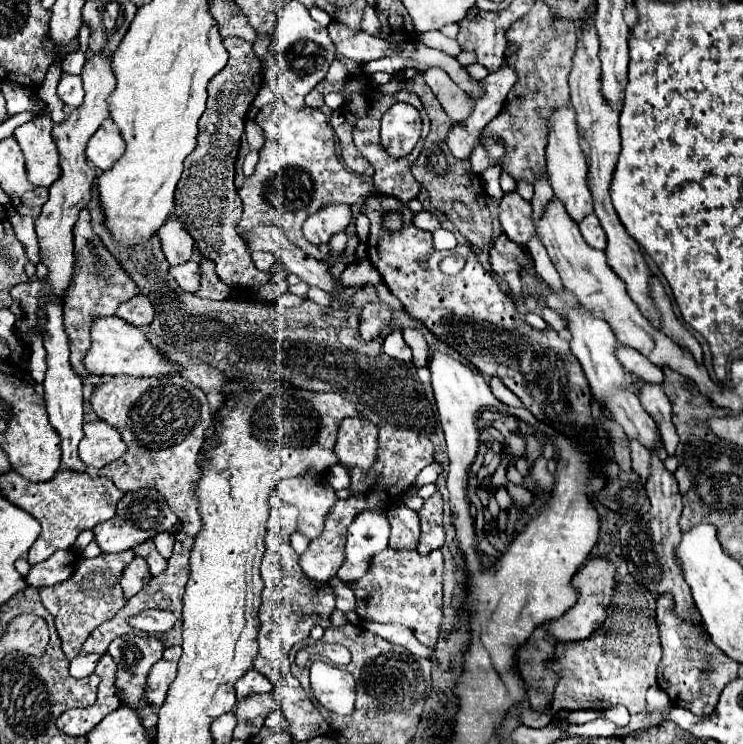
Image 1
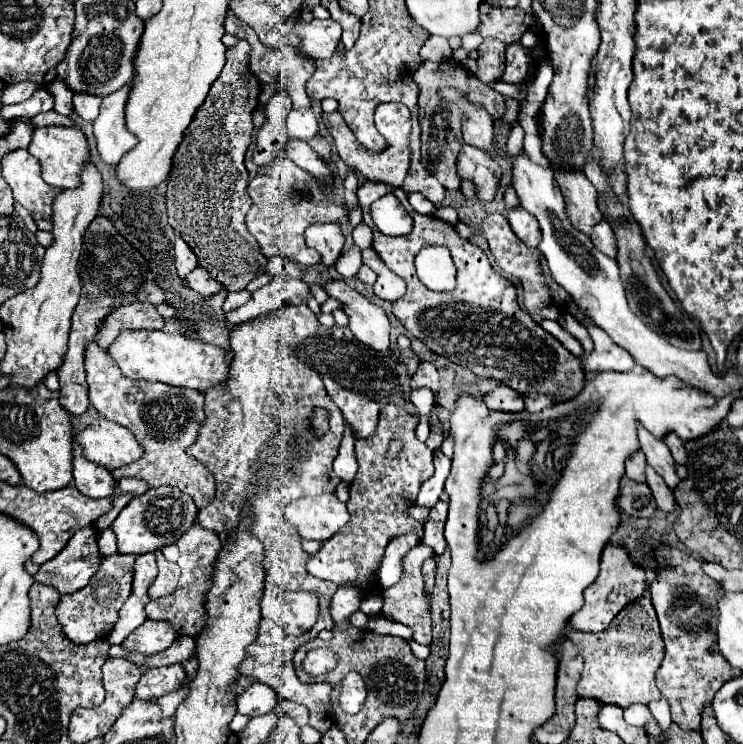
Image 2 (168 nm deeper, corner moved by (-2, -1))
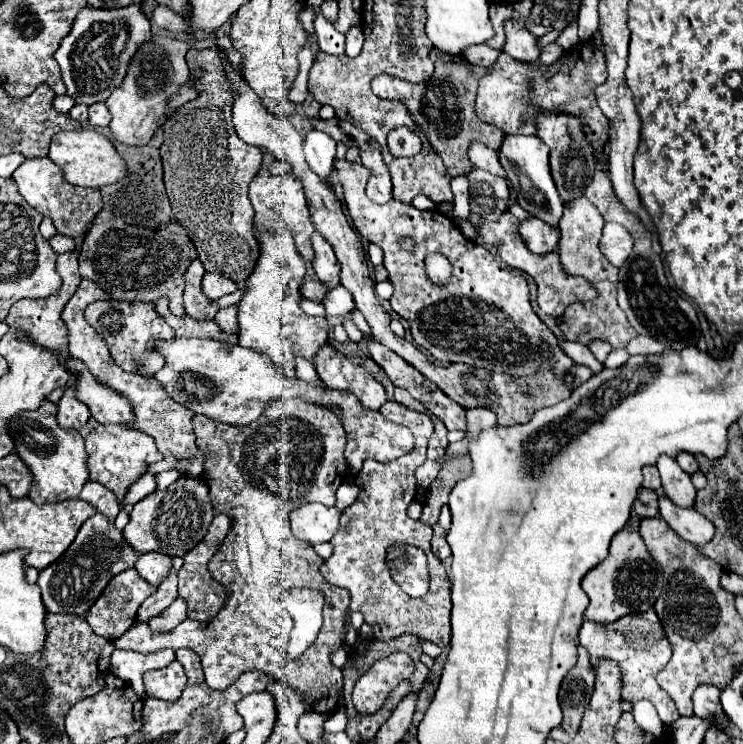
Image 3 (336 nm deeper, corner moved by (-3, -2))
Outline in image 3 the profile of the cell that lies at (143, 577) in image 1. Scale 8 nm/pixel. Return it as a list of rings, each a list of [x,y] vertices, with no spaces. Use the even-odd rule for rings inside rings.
[[[148,552],[148,554],[140,554],[136,560],[136,570],[140,572],[140,576],[150,582],[152,586],[158,586],[168,572],[172,570],[172,562],[170,556],[162,554],[162,552]]]

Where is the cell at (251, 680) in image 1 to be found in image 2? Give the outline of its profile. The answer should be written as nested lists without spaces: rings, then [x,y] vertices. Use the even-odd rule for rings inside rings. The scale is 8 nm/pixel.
[[[255,681],[251,687],[245,689],[243,695],[237,697],[237,711],[247,715],[247,717],[257,717],[271,713],[273,707],[277,705],[277,695],[271,687]]]

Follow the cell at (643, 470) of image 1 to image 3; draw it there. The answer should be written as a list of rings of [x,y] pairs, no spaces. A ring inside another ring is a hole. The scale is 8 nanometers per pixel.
[[[660,496],[660,516],[670,524],[672,530],[678,532],[690,544],[702,546],[714,536],[714,528],[708,518],[700,516],[694,508],[680,508],[668,496]]]

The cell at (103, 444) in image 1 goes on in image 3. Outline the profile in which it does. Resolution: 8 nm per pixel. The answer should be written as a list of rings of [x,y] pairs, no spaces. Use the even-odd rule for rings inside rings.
[[[100,424],[84,438],[84,444],[88,454],[86,464],[90,470],[90,480],[96,480],[110,488],[118,496],[118,500],[122,500],[126,488],[146,472],[146,466],[150,462],[160,460],[160,452],[152,436],[142,434],[124,424]]]

